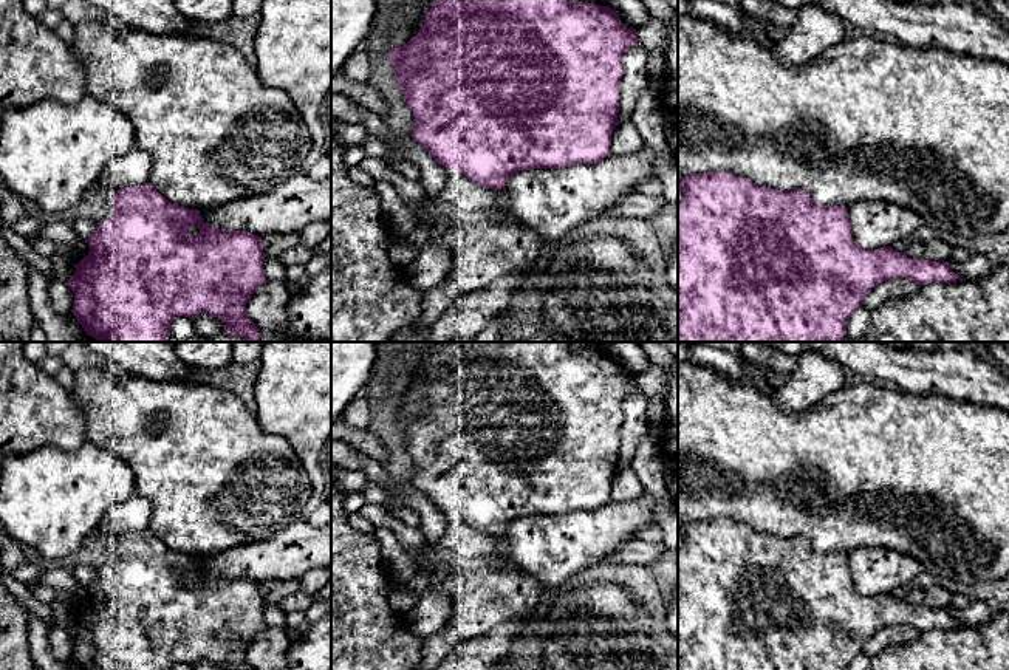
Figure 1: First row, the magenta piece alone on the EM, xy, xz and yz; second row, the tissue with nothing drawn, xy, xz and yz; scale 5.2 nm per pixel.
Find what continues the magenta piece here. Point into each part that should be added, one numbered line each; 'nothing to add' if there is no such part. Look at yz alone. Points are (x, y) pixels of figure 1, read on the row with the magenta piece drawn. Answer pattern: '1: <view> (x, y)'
nothing to add

